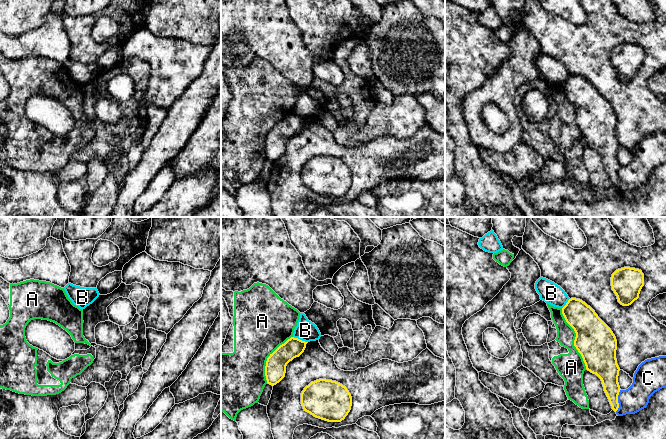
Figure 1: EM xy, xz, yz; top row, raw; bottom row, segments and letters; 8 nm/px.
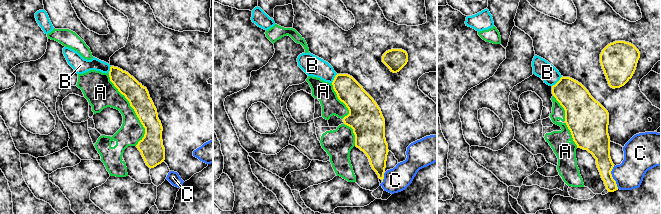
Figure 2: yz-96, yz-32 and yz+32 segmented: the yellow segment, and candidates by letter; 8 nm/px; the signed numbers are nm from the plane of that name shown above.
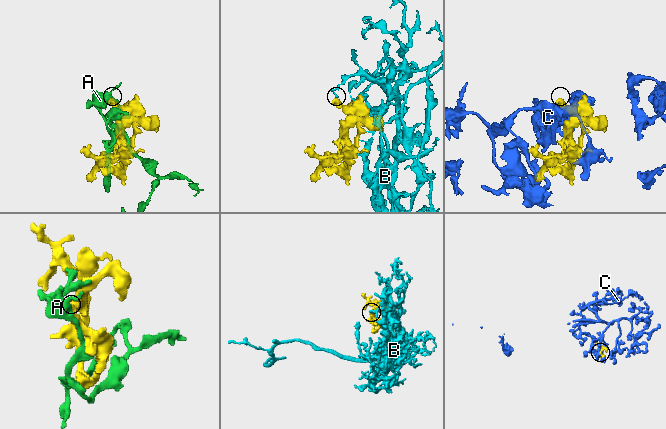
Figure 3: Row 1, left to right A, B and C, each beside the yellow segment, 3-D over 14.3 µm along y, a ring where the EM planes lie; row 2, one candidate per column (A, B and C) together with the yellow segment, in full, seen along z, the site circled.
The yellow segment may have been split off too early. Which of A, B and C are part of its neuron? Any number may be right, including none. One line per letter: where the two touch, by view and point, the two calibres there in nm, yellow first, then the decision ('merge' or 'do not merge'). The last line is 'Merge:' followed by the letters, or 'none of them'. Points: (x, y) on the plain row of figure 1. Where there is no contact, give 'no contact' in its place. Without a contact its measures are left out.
A: yz (575, 114) | 320/220 nm | do not merge
B: xz (299, 115) | 160/160 nm | do not merge
C: yz (617, 176) | 180/200 nm | do not merge
Merge: none of them

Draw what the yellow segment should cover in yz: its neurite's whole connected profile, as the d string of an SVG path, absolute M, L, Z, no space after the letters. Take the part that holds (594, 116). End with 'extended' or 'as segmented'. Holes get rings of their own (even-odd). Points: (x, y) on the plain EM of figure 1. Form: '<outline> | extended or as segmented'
M569 75L562 84L562 90L576 109L574 122L581 130L586 145L601 155L612 185L616 188L621 165L615 111L595 87L580 75Z | as segmented

